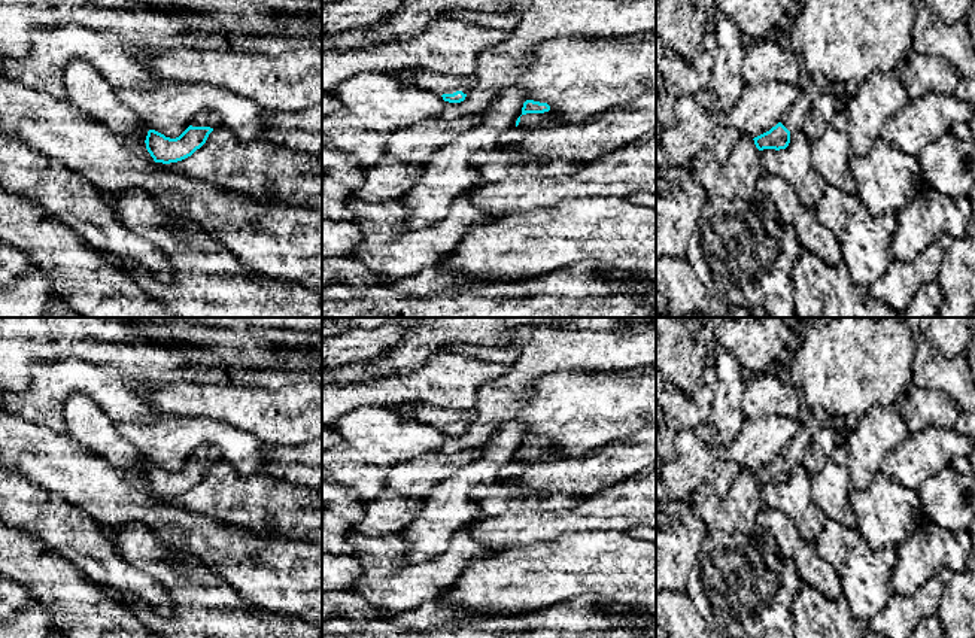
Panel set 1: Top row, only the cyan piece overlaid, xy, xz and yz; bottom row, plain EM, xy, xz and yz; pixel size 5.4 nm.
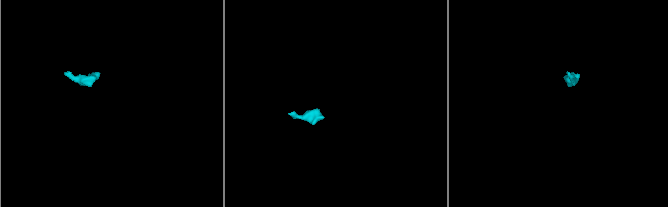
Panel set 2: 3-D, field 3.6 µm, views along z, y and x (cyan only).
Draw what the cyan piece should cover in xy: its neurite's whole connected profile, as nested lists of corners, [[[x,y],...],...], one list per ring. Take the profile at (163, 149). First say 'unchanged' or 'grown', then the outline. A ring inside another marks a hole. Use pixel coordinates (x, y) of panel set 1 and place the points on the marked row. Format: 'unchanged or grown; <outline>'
grown; [[[201,112],[191,119],[189,127],[176,139],[149,130],[146,136],[146,149],[155,162],[170,164],[191,157],[200,149],[209,134],[221,125],[221,119],[213,112]]]

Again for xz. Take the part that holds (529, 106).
grown; [[[526,100],[522,107],[522,115],[516,121],[516,128],[549,130],[559,124],[561,121],[550,112],[547,103]]]

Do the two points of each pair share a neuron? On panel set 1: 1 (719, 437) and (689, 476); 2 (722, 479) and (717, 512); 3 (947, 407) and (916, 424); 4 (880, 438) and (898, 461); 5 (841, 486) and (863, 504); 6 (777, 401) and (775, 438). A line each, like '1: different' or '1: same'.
1: different
2: different
3: same
4: different
5: different
6: different

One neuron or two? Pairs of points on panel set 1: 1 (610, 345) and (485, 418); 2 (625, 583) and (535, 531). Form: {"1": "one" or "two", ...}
{"1": "one", "2": "two"}

